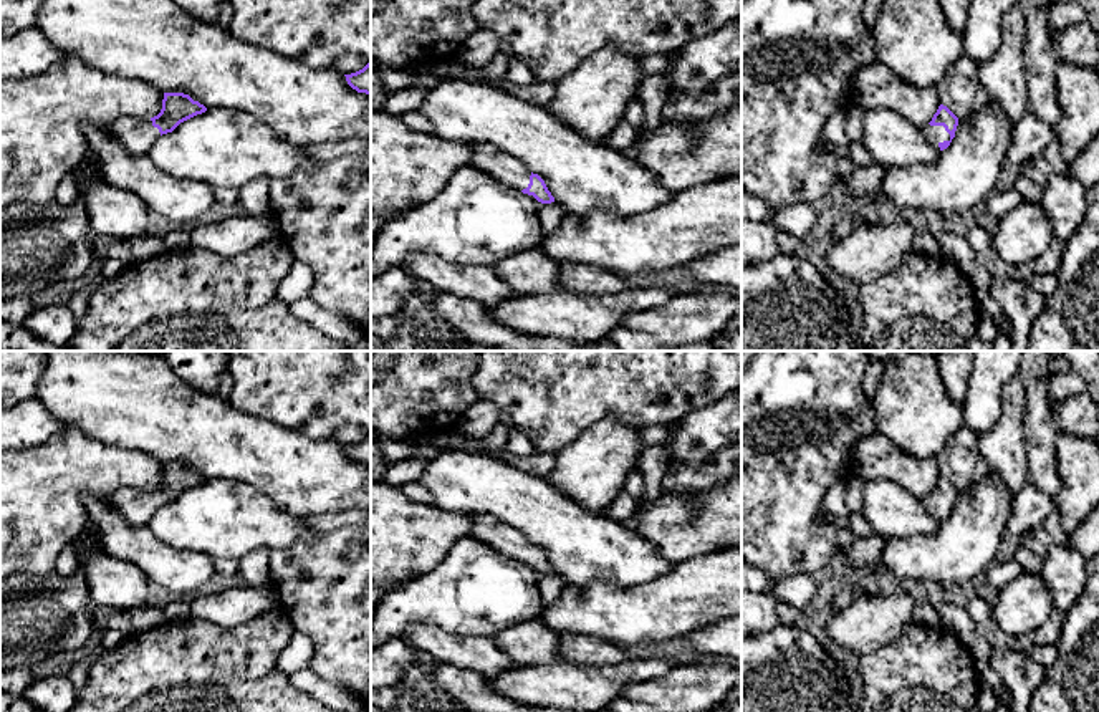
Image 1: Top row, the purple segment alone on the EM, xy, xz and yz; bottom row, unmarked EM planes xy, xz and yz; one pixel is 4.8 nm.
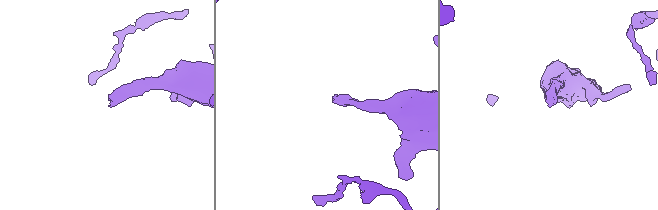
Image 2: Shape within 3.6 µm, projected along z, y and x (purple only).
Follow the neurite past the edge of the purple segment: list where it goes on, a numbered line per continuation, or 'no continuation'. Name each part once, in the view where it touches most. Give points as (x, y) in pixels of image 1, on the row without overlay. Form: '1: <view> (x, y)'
1: yz (934, 505)

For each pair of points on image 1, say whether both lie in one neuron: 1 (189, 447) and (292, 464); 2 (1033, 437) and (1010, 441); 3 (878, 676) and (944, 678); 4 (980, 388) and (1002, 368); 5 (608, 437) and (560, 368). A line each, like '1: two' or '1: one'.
1: one
2: two
3: one
4: one
5: two

